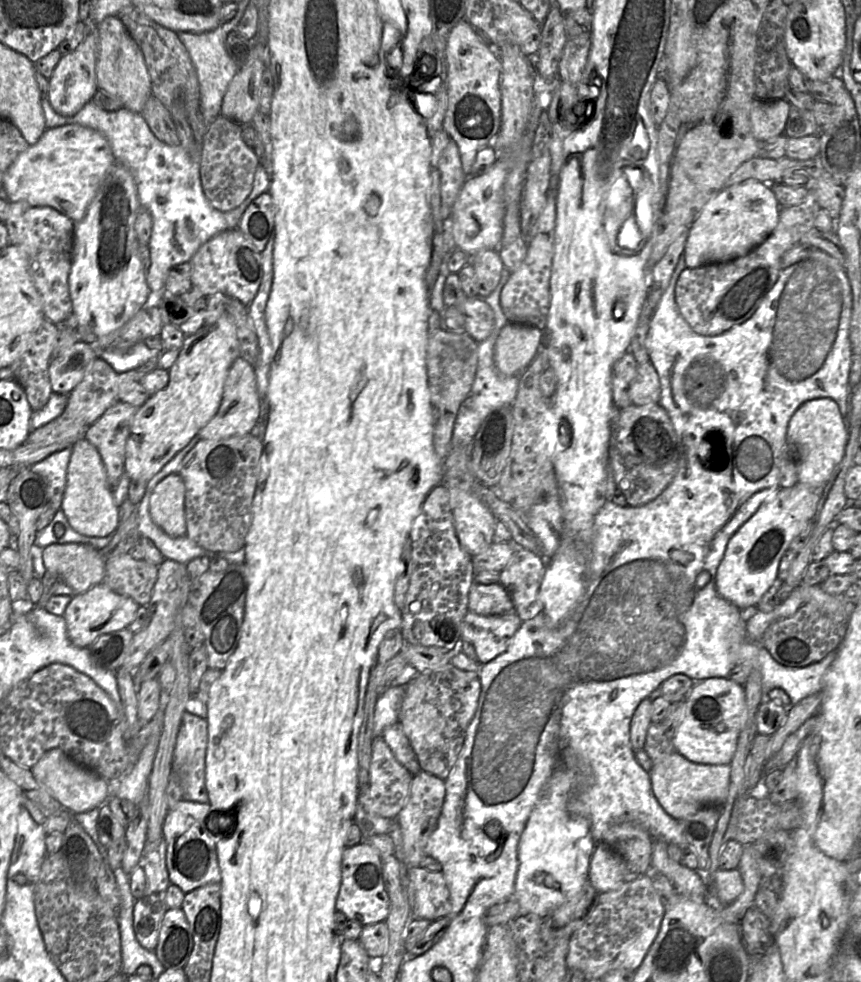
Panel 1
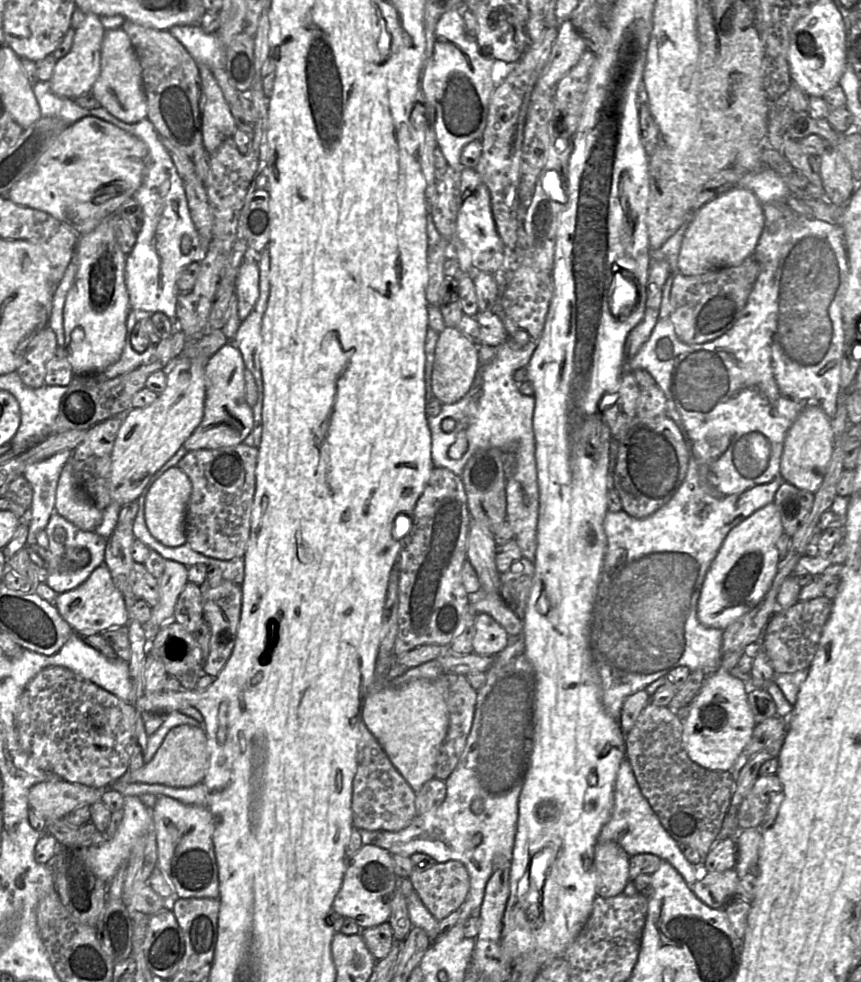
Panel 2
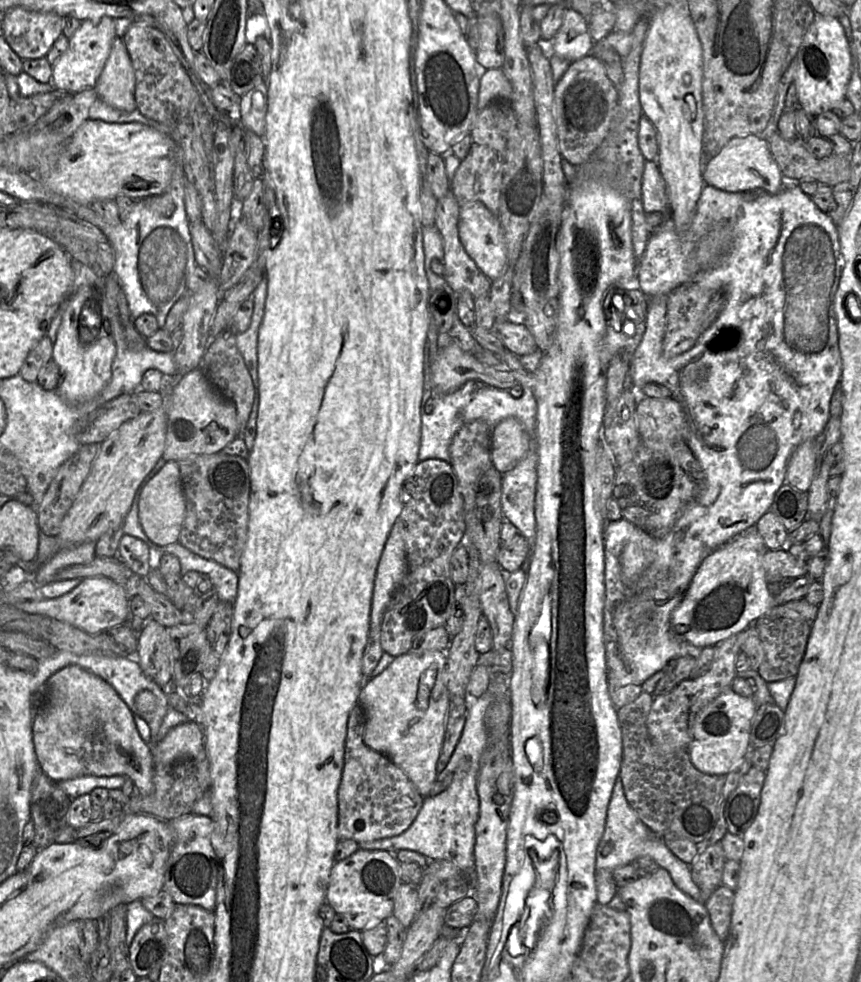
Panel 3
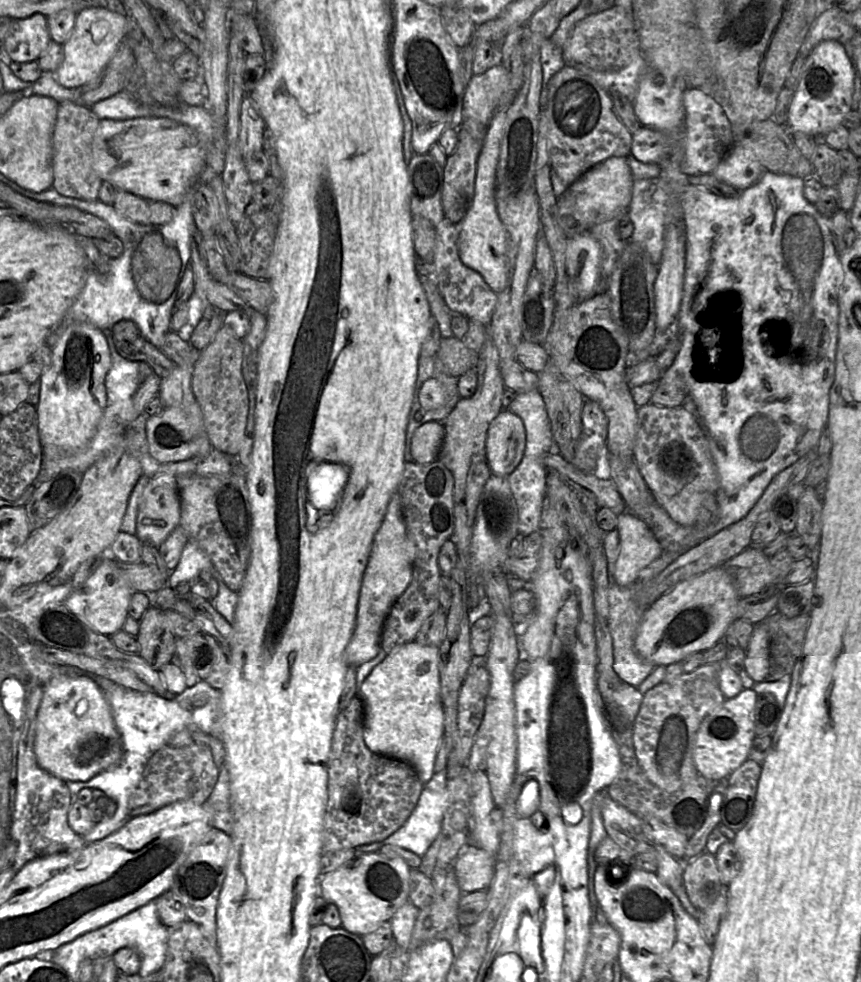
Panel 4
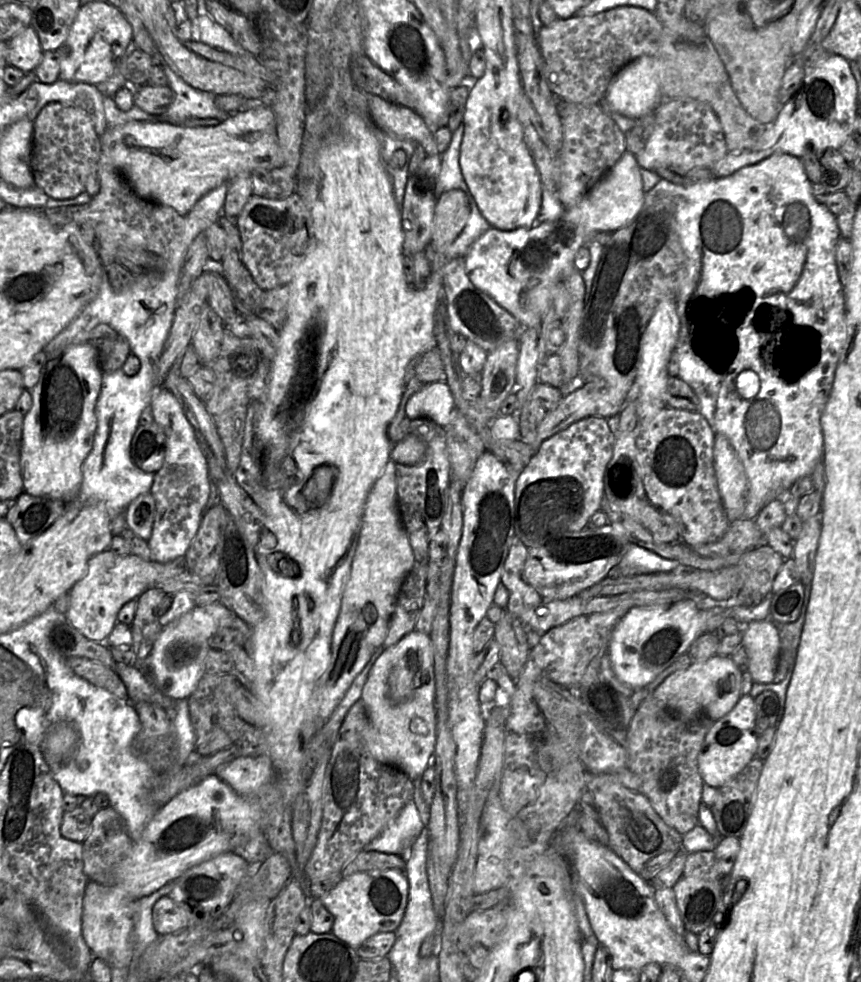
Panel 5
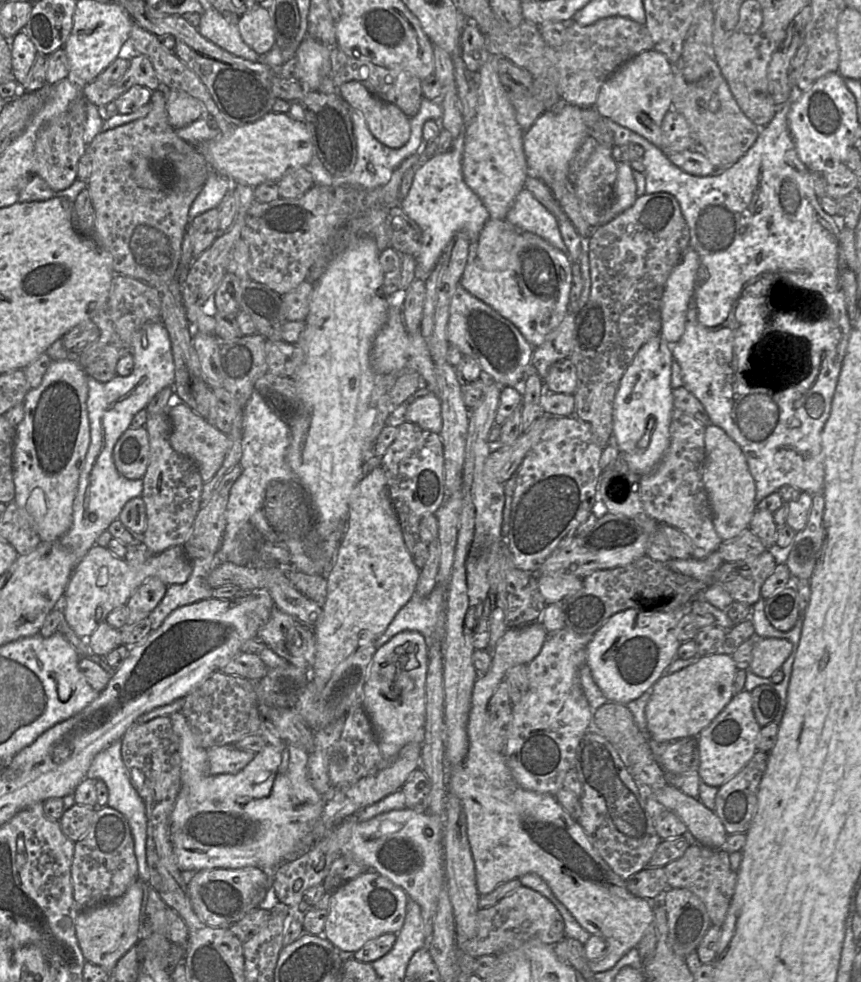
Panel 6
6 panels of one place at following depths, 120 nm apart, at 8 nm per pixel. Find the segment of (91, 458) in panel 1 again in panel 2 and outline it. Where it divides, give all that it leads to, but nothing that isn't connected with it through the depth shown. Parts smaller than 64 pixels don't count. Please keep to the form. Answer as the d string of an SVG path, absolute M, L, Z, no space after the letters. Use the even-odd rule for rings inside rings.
M71 459L63 467L58 480L55 512L88 532L94 532L103 518L103 510L88 495Z

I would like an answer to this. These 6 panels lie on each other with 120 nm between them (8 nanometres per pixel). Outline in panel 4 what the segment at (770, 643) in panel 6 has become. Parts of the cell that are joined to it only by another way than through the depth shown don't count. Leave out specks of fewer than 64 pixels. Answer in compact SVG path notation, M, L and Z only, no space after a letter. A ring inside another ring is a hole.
M754 624L746 649L745 670L755 683L759 683L766 681L769 669L769 634L763 625Z

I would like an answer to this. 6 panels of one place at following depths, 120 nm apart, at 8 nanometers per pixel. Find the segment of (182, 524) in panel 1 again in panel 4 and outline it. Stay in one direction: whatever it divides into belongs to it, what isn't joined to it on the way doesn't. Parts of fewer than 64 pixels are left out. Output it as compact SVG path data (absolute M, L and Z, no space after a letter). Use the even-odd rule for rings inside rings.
M171 473L150 478L139 499L135 536L158 548L180 525L181 502L177 479Z

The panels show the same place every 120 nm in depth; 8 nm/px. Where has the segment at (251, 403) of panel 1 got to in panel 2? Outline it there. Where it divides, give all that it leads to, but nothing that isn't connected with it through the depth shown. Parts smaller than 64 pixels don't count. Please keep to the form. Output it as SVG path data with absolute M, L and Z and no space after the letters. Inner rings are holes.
M230 342L210 357L205 366L204 415L198 427L183 443L182 447L187 451L235 446L251 433L253 409L246 401L245 369L240 351Z

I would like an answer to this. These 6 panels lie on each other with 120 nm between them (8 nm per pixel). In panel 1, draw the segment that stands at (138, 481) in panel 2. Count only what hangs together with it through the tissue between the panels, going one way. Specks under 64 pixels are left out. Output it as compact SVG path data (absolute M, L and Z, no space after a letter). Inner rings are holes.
M226 312L213 325L185 336L178 357L168 371L167 386L152 395L144 405L138 408L133 417L126 442L124 461L124 473L130 480L149 482L198 434L200 429L208 424L219 409L229 369L239 356L239 341L234 319Z

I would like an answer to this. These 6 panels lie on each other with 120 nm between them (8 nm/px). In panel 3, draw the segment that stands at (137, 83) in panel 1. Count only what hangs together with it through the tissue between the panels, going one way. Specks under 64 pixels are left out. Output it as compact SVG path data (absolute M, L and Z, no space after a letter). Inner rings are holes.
M117 36L112 44L109 57L98 77L94 89L99 99L110 106L122 111L132 112L137 109L135 101L135 83L135 73L129 53L123 39Z

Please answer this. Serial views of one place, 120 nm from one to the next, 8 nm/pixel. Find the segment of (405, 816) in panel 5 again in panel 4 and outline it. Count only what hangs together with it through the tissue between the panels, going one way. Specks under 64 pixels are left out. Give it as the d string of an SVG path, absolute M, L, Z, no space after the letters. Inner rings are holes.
M446 770L434 773L430 781L423 784L419 800L406 822L385 840L357 847L356 855L377 852L383 846L390 845L411 851L422 858L441 832L445 814L451 806L451 793L447 789L447 781Z

